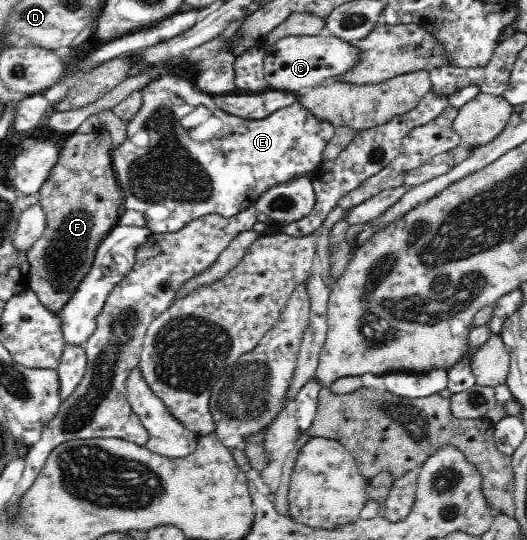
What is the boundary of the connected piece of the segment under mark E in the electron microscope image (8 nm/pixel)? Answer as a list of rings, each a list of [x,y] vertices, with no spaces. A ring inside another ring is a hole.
[[[167,74],[148,82],[140,93],[142,105],[138,113],[125,123],[125,138],[118,145],[113,145],[110,157],[115,180],[123,195],[124,209],[139,211],[153,233],[174,233],[187,221],[202,214],[236,215],[252,206],[262,193],[276,184],[310,175],[313,170],[318,172],[324,149],[334,135],[333,125],[315,119],[298,100],[264,119],[246,120],[216,107],[214,95],[198,91],[192,78]],[[200,105],[206,113],[202,113],[202,117],[194,117],[198,125],[190,125],[190,129],[186,129],[190,113]]]

